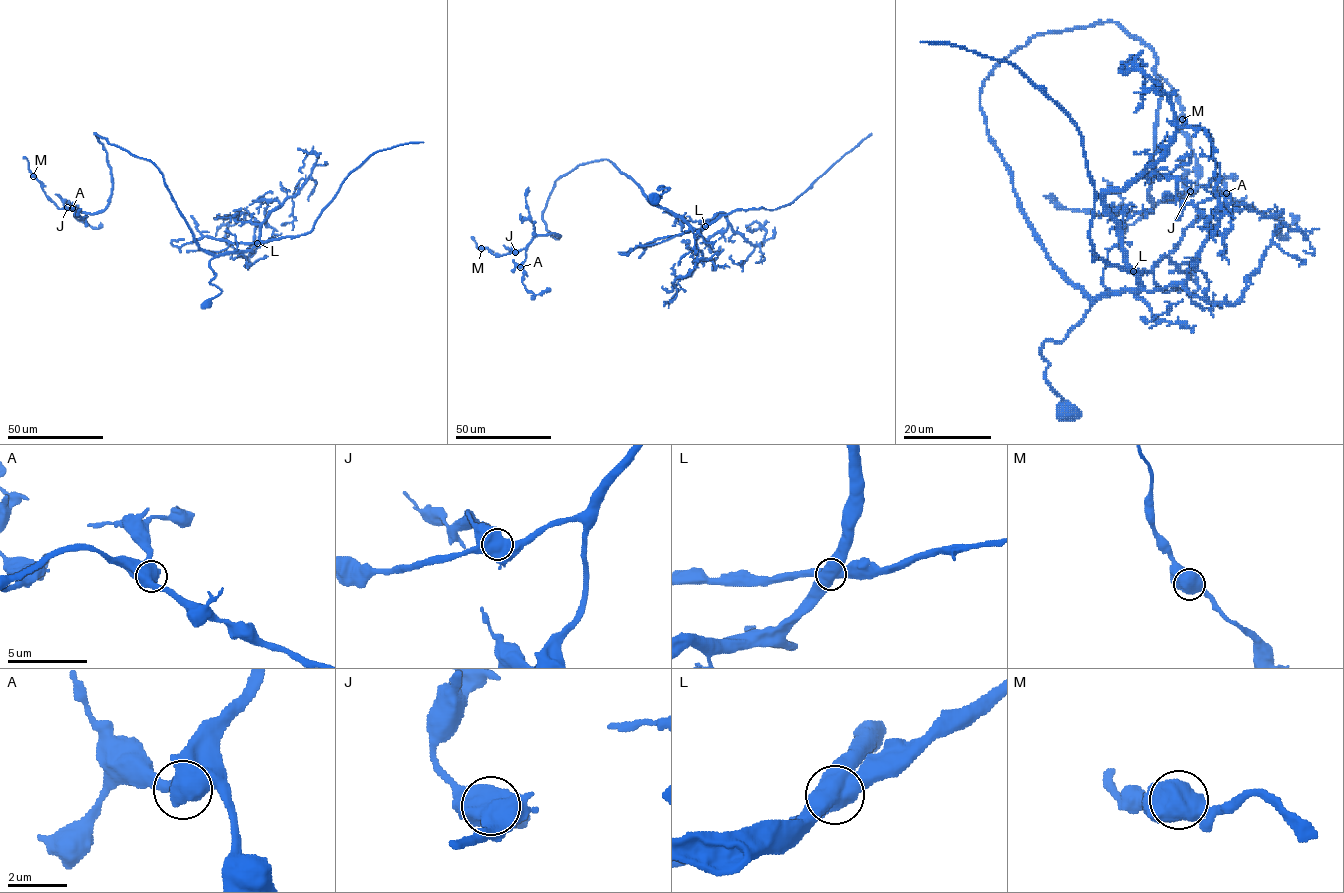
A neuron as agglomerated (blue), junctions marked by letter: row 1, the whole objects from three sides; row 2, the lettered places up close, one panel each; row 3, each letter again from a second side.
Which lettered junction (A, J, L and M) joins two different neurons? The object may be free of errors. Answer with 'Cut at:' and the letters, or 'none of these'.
Cut at: L

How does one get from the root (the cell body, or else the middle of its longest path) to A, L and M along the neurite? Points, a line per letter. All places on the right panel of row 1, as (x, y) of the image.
A: (1072, 411), (1041, 348), (1091, 302), (984, 82), (1118, 22), (1156, 60), (1150, 197), (1226, 193)
L: (1072, 411), (1047, 383), (1042, 345), (1061, 342), (1101, 296), (1137, 291), (1139, 277), (1133, 271)
M: (1072, 411), (1041, 348), (1091, 302), (980, 90), (1118, 22), (1156, 60), (1154, 204), (1196, 190), (1182, 119)

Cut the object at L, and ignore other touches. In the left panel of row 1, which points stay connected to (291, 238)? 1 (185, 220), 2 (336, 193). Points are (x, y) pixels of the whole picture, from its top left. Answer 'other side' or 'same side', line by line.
1: other side
2: same side

